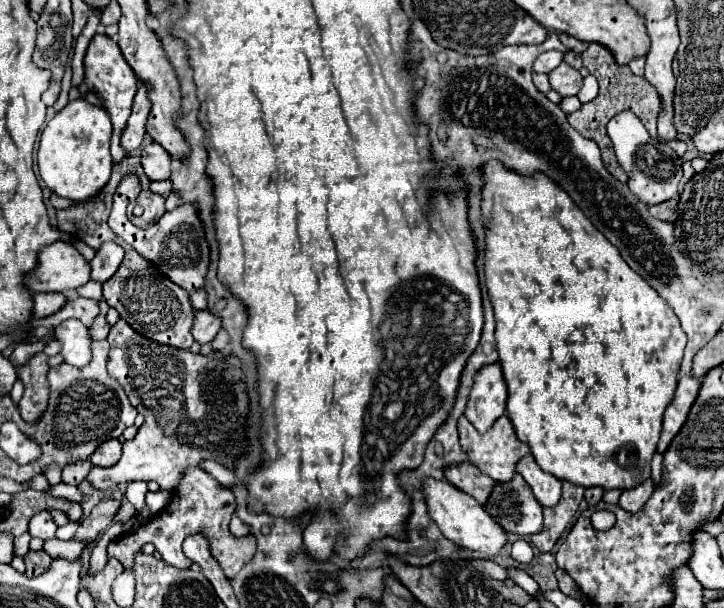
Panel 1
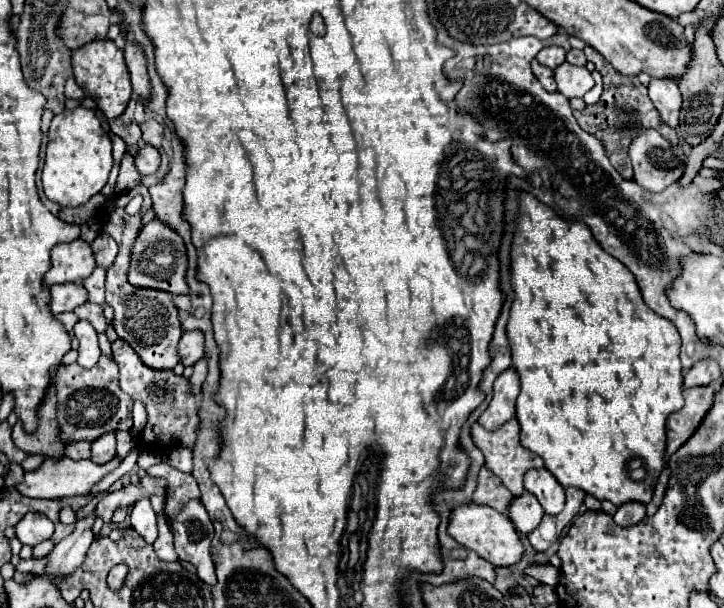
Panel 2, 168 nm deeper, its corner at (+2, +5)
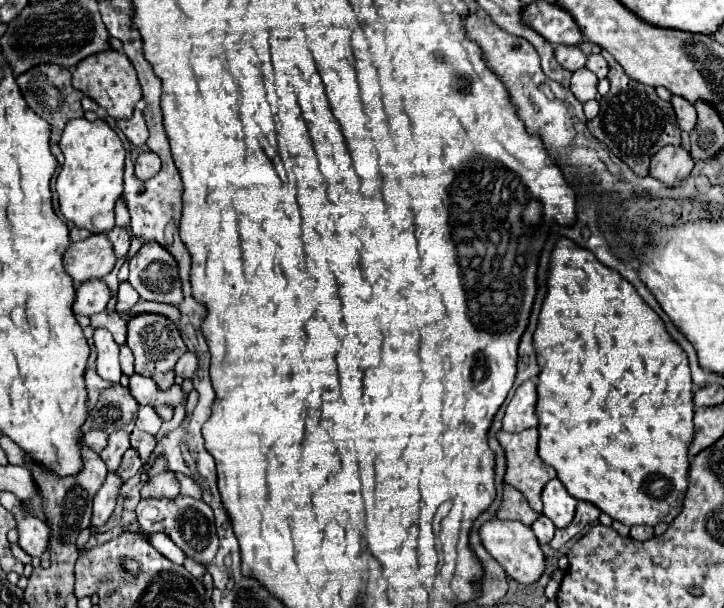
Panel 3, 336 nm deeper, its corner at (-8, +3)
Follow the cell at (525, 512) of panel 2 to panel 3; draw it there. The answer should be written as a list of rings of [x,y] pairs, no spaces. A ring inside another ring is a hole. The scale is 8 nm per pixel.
[[[540,516],[540,518],[532,524],[532,530],[534,530],[536,538],[540,540],[540,544],[548,544],[548,542],[554,538],[556,526],[554,526],[552,520],[548,520],[546,516]]]

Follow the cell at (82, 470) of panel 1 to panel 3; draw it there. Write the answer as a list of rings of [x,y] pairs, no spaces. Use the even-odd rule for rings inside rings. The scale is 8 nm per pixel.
[[[92,430],[92,432],[86,432],[86,434],[84,434],[84,444],[86,444],[88,448],[92,448],[94,452],[98,452],[98,454],[106,448],[106,442],[108,442],[108,434],[106,434],[106,432],[96,432],[96,430]]]

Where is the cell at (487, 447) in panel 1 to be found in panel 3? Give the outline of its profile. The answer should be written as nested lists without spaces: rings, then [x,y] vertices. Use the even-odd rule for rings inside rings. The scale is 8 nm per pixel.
[[[528,428],[520,434],[508,434],[508,432],[498,432],[496,434],[500,444],[506,450],[508,458],[508,470],[506,470],[506,482],[512,484],[516,490],[520,490],[532,510],[538,514],[542,512],[542,500],[540,494],[546,486],[548,480],[556,476],[556,470],[546,466],[540,456],[538,456],[538,430]]]

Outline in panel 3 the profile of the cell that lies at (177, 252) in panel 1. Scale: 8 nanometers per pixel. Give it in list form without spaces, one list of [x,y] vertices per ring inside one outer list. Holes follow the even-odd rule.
[[[156,242],[144,244],[134,258],[128,262],[128,282],[140,294],[142,300],[180,304],[182,288],[178,278],[178,266],[170,252],[160,248]]]

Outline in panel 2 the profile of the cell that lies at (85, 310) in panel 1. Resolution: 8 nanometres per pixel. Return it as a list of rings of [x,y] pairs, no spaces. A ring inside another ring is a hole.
[[[84,302],[82,306],[74,308],[74,314],[76,314],[78,318],[88,320],[88,322],[96,328],[96,332],[104,332],[106,326],[108,326],[108,322],[106,322],[106,318],[104,318],[104,314],[102,314],[102,306],[100,306],[100,304]]]

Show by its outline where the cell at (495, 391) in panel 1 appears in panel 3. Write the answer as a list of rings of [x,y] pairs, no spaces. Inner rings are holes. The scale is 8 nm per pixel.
[[[528,380],[524,382],[514,398],[510,400],[504,420],[502,420],[502,430],[504,432],[522,432],[528,428],[538,426],[538,416],[536,416],[536,382]]]

